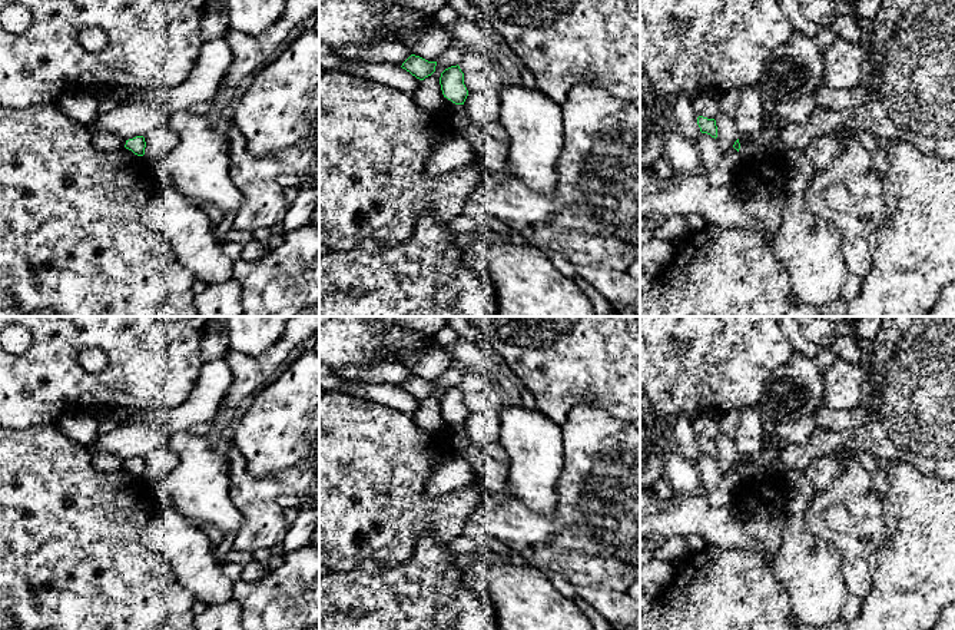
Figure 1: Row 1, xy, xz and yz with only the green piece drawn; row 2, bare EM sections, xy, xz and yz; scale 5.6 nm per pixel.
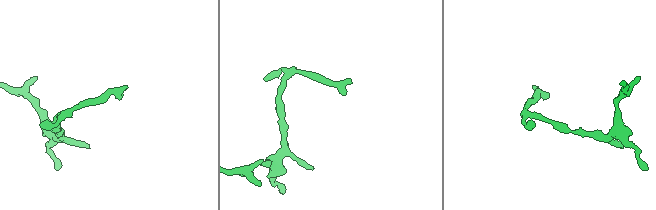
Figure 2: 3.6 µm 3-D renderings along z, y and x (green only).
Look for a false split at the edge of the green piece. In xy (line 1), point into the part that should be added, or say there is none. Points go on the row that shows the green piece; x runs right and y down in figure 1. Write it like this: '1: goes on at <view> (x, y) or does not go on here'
1: does not go on here

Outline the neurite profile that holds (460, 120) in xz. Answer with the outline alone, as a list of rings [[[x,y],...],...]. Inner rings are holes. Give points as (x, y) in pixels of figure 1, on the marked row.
[[[451,102],[451,125],[457,132],[464,132],[470,125],[470,119],[464,105],[455,105]]]

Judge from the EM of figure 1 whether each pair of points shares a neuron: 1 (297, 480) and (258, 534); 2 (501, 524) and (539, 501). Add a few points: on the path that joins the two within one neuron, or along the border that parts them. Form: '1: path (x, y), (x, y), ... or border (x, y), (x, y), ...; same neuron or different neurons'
1: path (281, 487), (262, 506), (262, 519); same neuron
2: border (508, 483), (529, 509), (547, 514), (556, 511); different neurons

